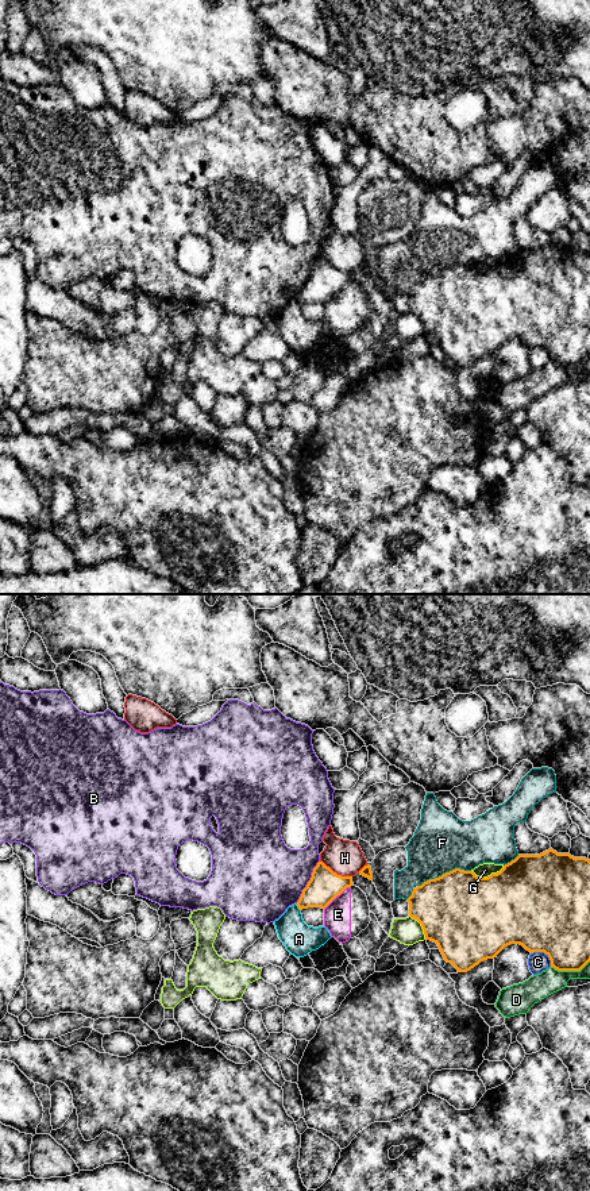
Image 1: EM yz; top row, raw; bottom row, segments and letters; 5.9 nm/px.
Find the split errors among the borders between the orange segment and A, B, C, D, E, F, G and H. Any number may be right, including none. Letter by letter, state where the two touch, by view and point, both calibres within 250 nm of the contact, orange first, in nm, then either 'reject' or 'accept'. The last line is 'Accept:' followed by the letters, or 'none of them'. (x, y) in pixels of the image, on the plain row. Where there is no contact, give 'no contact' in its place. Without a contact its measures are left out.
A: yz (299, 303) | 190/190 nm | reject
B: yz (308, 277) | 190/440 nm | reject
C: yz (544, 347) | 500/120 nm | reject
D: yz (570, 365) | 340/150 nm | reject
E: yz (336, 290) | 190/160 nm | reject
F: yz (443, 269) | 480/340 nm | reject
G: yz (488, 272) | 480/90 nm | reject
H: yz (335, 268) | 190/200 nm | reject
Accept: none of them

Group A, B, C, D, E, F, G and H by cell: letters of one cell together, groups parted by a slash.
A F / B / C / D / E / G / H

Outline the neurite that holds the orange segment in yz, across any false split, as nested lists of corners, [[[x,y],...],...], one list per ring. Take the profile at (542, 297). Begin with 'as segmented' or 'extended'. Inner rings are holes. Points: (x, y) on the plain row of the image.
as segmented | [[[551,243],[540,250],[518,250],[514,255],[505,259],[500,267],[491,269],[487,273],[477,271],[473,266],[455,263],[413,284],[408,297],[409,311],[421,319],[425,335],[436,338],[444,355],[451,358],[458,367],[467,367],[481,356],[494,354],[510,339],[520,339],[531,348],[544,347],[551,355],[551,362],[558,366],[581,366],[590,356],[590,255],[586,253],[574,253],[570,248],[558,248]]]

